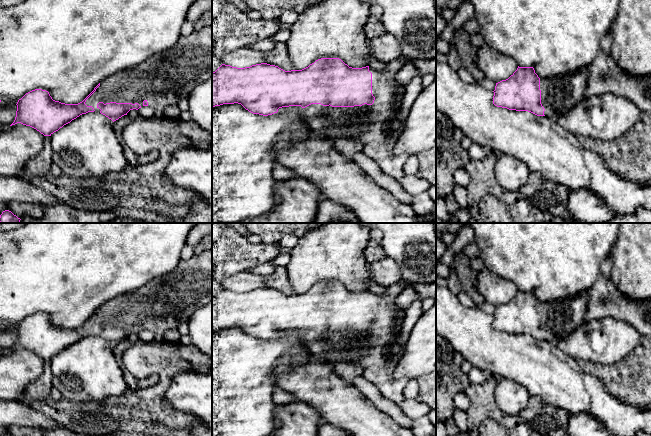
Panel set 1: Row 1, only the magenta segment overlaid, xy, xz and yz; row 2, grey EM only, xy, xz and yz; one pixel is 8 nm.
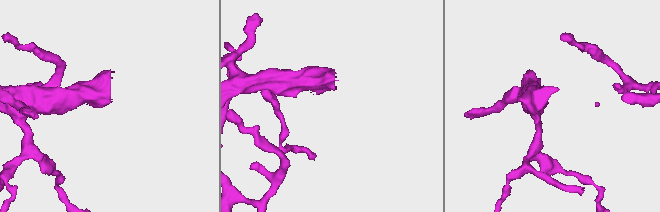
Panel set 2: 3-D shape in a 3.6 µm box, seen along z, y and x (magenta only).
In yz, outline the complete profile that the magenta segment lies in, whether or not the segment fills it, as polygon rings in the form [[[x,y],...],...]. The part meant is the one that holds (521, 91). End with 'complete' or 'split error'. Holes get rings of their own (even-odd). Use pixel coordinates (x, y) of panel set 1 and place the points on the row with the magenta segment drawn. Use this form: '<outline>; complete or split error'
[[[518,66],[508,79],[496,83],[493,104],[558,118],[582,100],[588,77],[587,69],[581,69],[570,75],[540,79],[533,67]]]; split error

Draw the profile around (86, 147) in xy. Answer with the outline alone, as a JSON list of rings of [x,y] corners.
[[[99,112],[82,114],[50,136],[53,163],[75,178],[102,178],[127,165],[113,121]]]

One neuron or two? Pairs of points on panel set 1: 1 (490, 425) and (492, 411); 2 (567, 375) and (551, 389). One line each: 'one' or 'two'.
1: two
2: one

